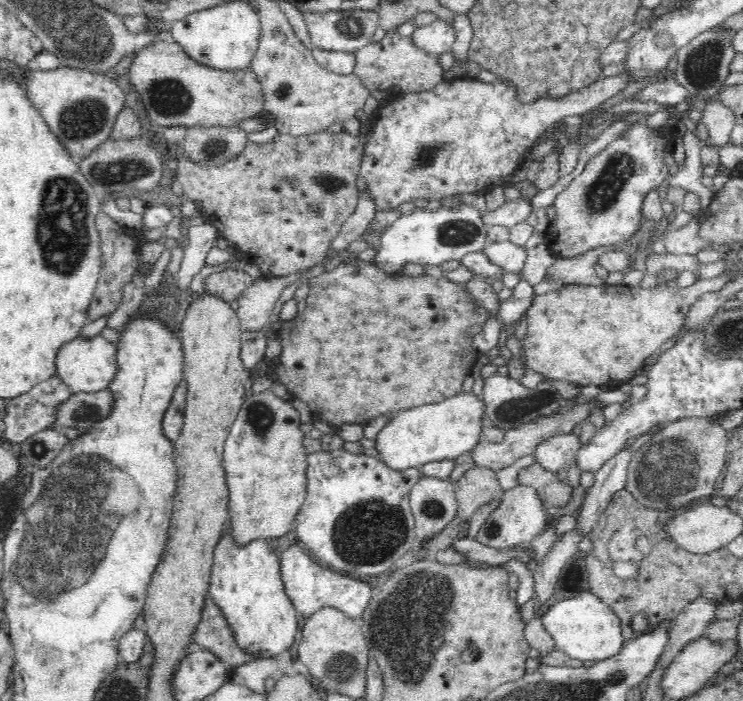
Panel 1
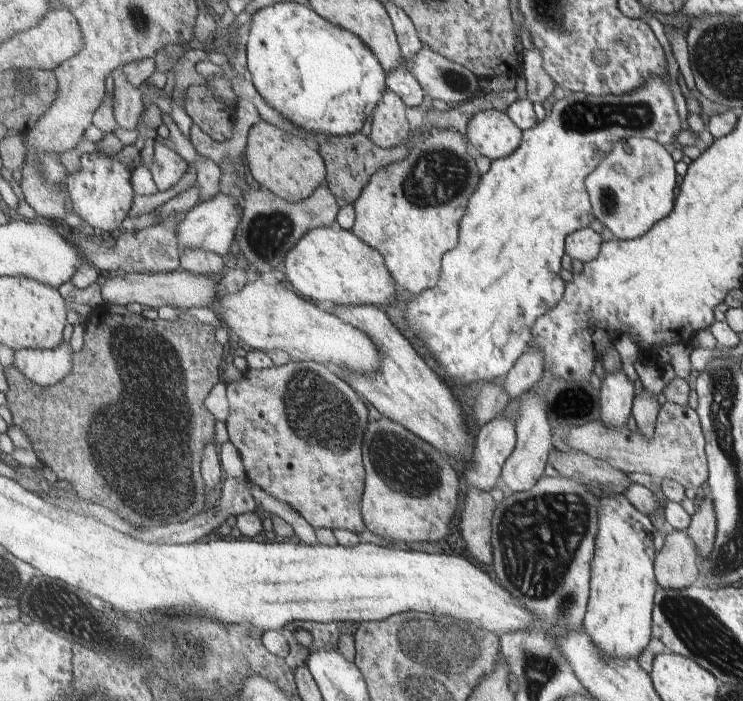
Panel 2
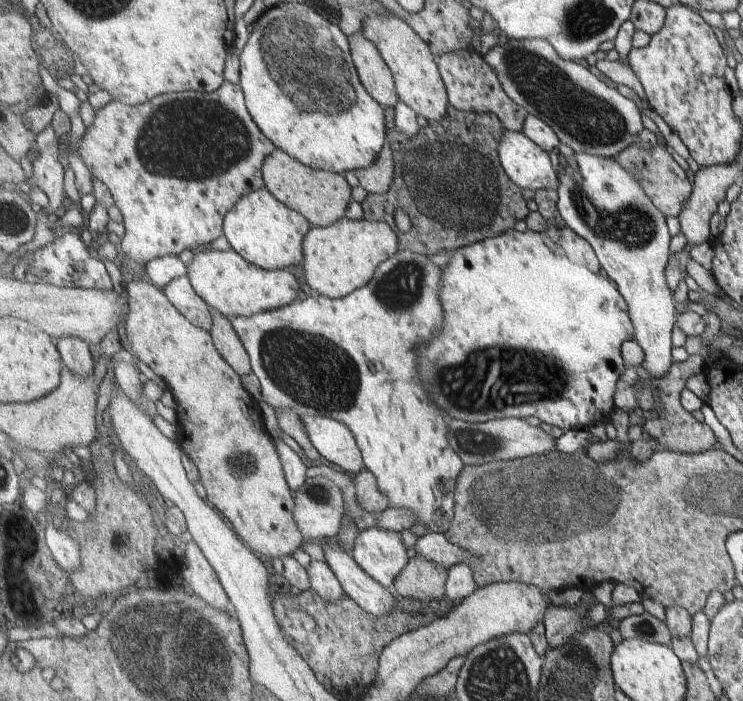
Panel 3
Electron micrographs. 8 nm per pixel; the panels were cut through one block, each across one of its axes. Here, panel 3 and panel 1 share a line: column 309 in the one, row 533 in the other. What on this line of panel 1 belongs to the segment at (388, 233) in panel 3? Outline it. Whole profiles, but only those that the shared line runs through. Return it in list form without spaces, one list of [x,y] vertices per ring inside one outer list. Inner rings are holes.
[[[270,389],[255,393],[249,390],[243,397],[242,406],[230,425],[225,438],[223,463],[229,488],[228,524],[234,530],[234,537],[244,543],[262,538],[269,540],[285,536],[293,525],[296,512],[306,496],[308,461],[302,445],[304,433],[300,430],[300,416],[291,402],[280,399]]]

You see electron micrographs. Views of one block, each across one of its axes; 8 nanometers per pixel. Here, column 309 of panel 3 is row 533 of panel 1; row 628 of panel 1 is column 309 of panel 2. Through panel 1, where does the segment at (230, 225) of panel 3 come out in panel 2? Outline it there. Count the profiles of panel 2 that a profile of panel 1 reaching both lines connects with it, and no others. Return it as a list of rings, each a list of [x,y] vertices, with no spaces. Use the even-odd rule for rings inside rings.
[[[331,226],[307,233],[288,254],[285,274],[288,282],[299,292],[299,295],[317,300],[317,302],[319,300],[328,302],[332,306],[389,306],[389,304],[395,304],[395,292],[397,292],[395,283],[397,282],[387,268],[386,258],[375,250],[375,247],[369,246],[353,230]]]

